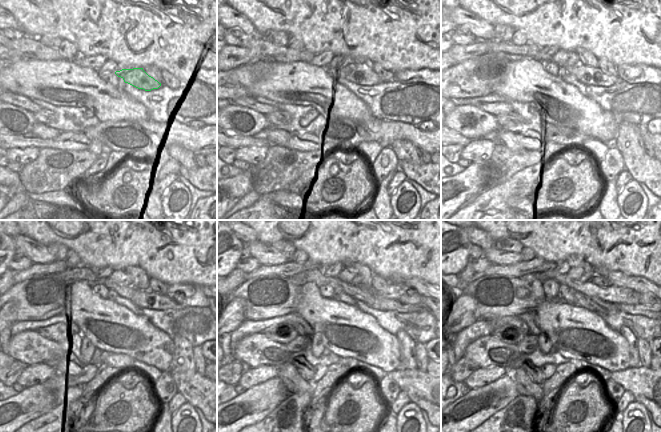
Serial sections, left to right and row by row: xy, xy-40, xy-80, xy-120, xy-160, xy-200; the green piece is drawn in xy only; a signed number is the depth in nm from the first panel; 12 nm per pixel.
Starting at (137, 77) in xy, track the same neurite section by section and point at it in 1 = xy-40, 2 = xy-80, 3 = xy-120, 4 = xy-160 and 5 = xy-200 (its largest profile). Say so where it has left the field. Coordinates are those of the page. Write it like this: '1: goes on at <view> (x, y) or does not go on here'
1: goes on at xy-40 (361, 74)
2: goes on at xy-80 (585, 74)
3: goes on at xy-120 (143, 299)
4: goes on at xy-160 (374, 300)
5: goes on at xy-200 (639, 309)

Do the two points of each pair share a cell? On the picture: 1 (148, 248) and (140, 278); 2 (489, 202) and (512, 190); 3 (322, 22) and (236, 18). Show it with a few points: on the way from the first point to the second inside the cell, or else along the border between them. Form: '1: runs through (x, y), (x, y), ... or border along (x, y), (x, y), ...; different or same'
1: border along (124, 268), (140, 267), (149, 277); different
2: runs through (495, 201), (506, 192); same
3: border along (236, 10), (242, 13), (262, 35); different

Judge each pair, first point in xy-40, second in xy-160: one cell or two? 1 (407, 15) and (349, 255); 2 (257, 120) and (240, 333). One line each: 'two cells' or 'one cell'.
1: one cell
2: two cells

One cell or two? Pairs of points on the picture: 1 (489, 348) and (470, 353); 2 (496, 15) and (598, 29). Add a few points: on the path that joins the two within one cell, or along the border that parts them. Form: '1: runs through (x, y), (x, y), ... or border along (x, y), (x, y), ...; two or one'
1: runs through (484, 351), (475, 351); one
2: runs through (521, 18), (573, 19); one

